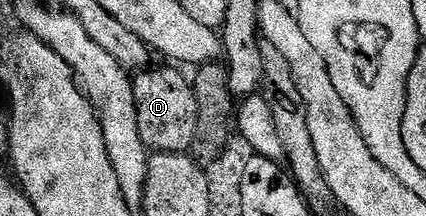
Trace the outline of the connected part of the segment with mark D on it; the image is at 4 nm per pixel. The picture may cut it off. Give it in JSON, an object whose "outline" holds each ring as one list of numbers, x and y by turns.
{"outline":[[170,64,155,65,133,75,136,96,136,124,140,124,140,140,144,140,147,151,159,154,185,154,190,150,192,140,196,140,196,96,189,77,181,74,181,69]]}

